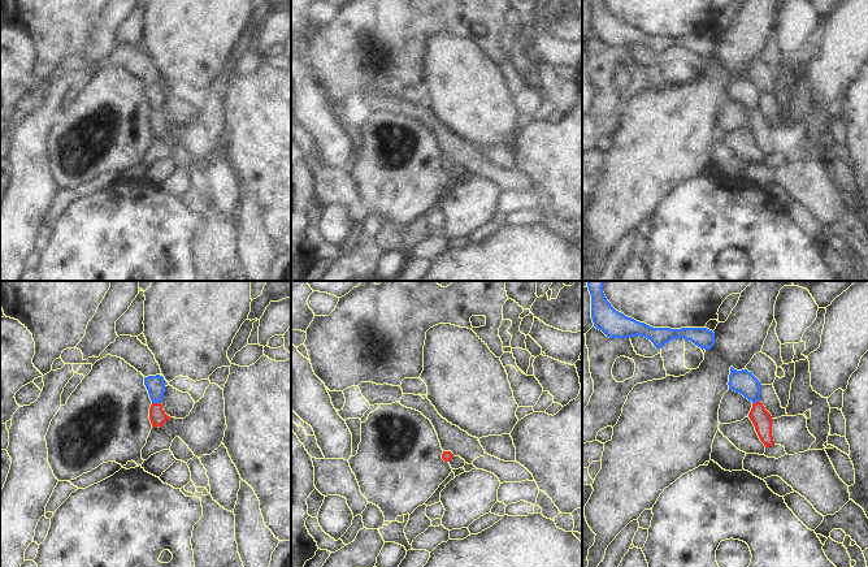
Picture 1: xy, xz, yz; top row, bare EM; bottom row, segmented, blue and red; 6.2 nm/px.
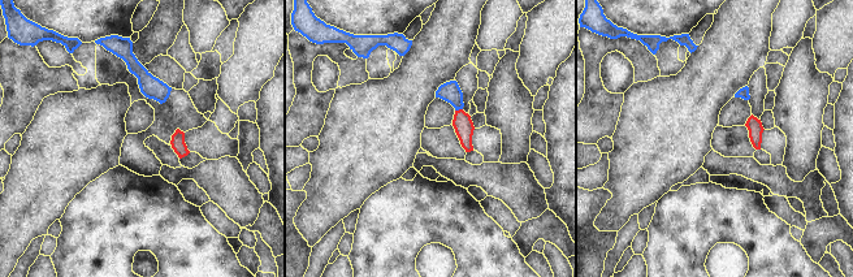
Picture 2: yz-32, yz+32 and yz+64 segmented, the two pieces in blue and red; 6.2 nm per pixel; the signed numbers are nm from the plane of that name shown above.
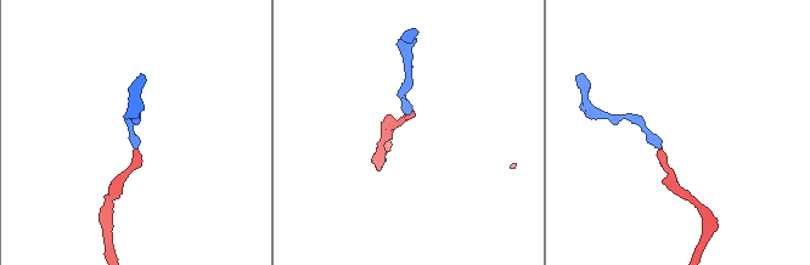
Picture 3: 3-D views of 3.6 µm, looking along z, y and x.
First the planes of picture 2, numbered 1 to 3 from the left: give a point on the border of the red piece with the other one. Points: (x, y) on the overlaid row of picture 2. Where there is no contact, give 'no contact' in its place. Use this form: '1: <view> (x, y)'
1: no contact
2: yz+32 (458, 109)
3: no contact

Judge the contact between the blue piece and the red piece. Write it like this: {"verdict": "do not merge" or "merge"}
{"verdict": "merge"}

